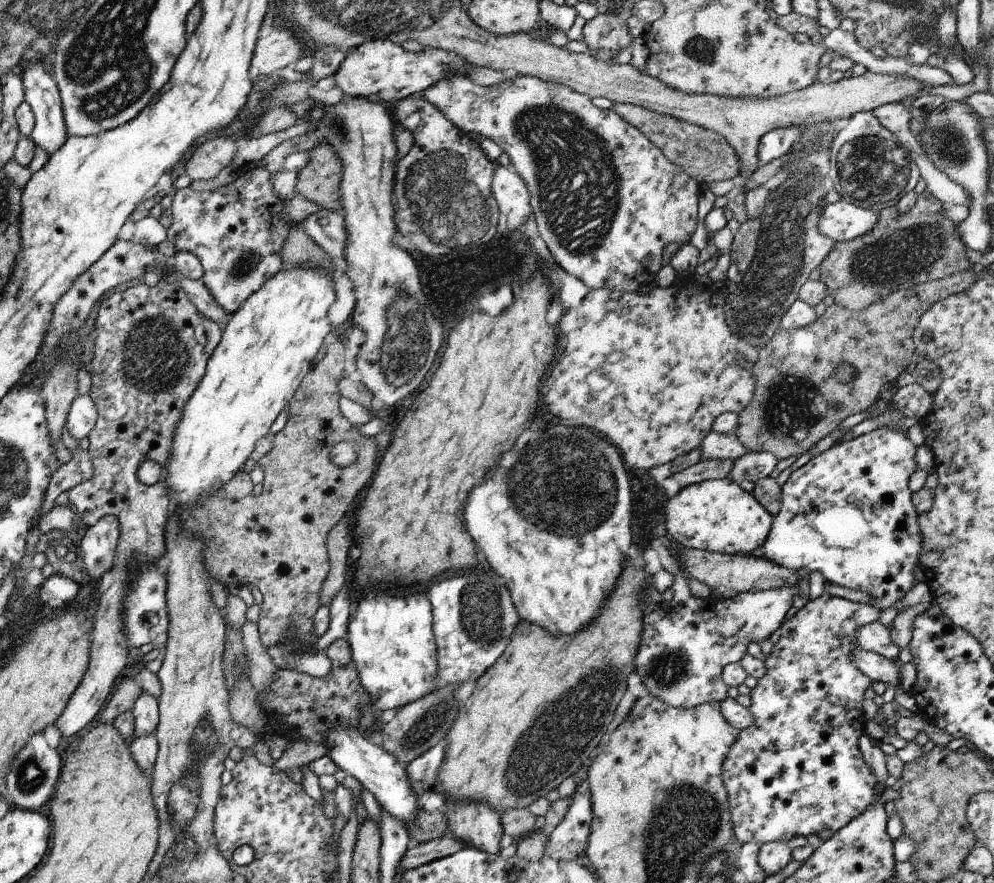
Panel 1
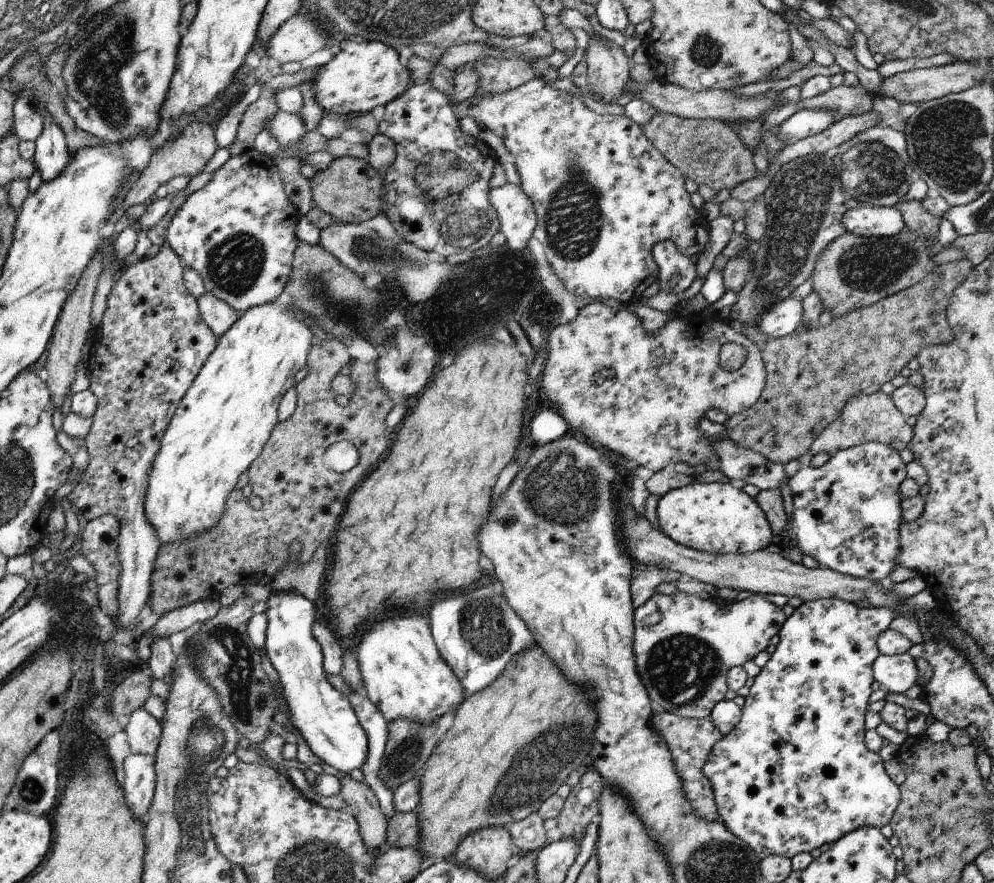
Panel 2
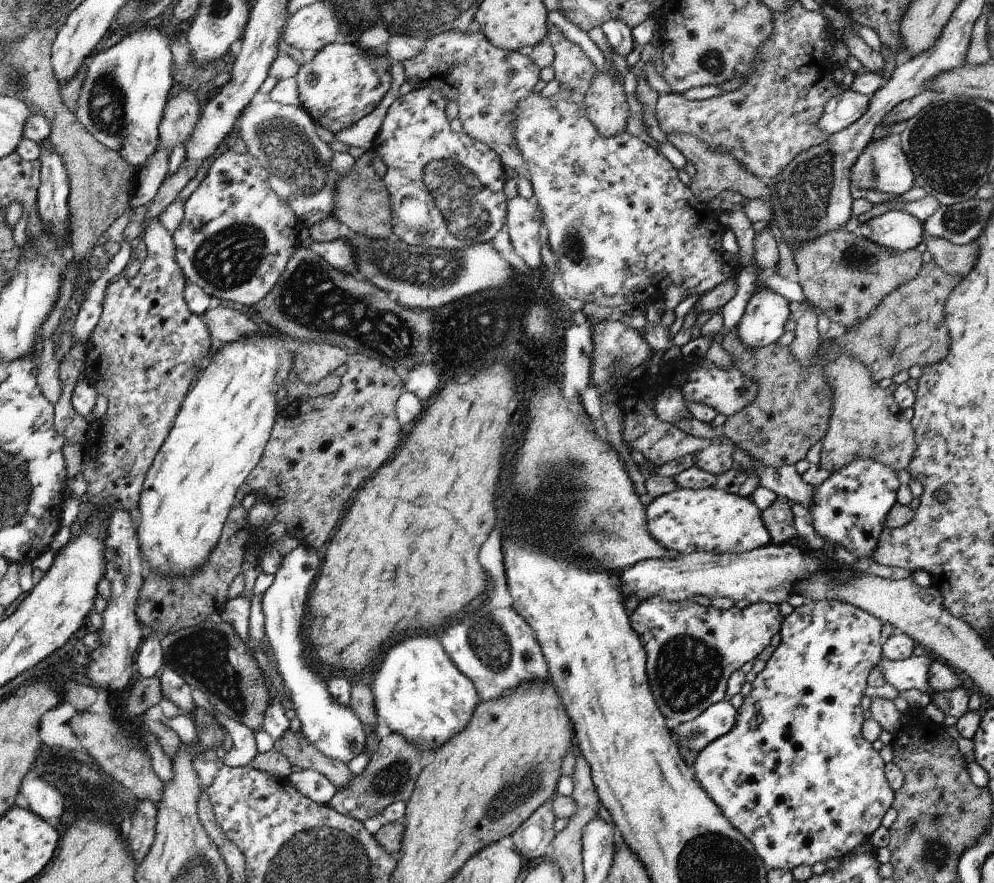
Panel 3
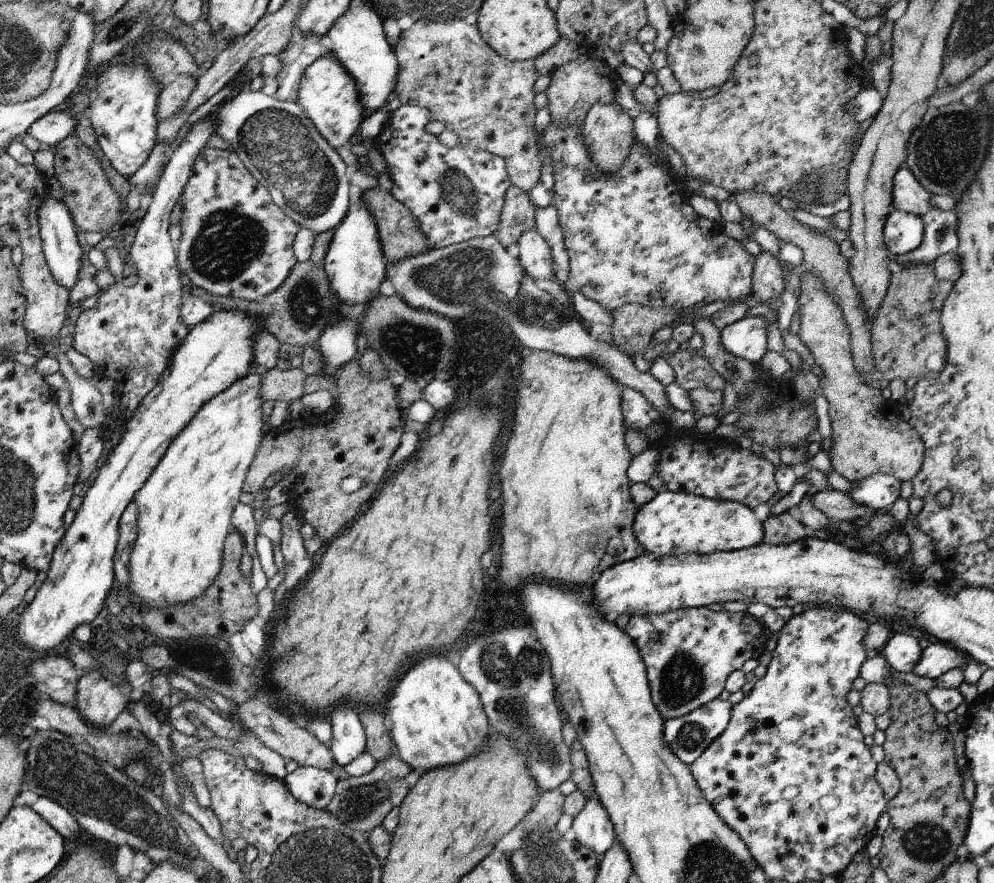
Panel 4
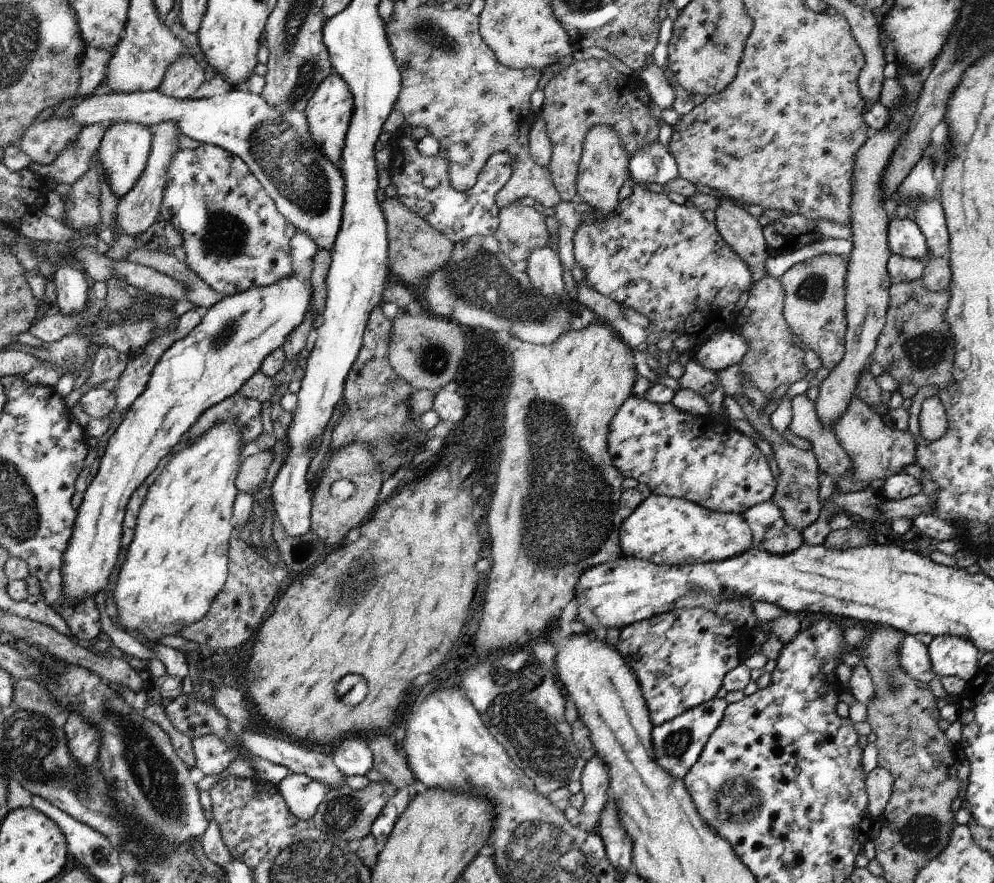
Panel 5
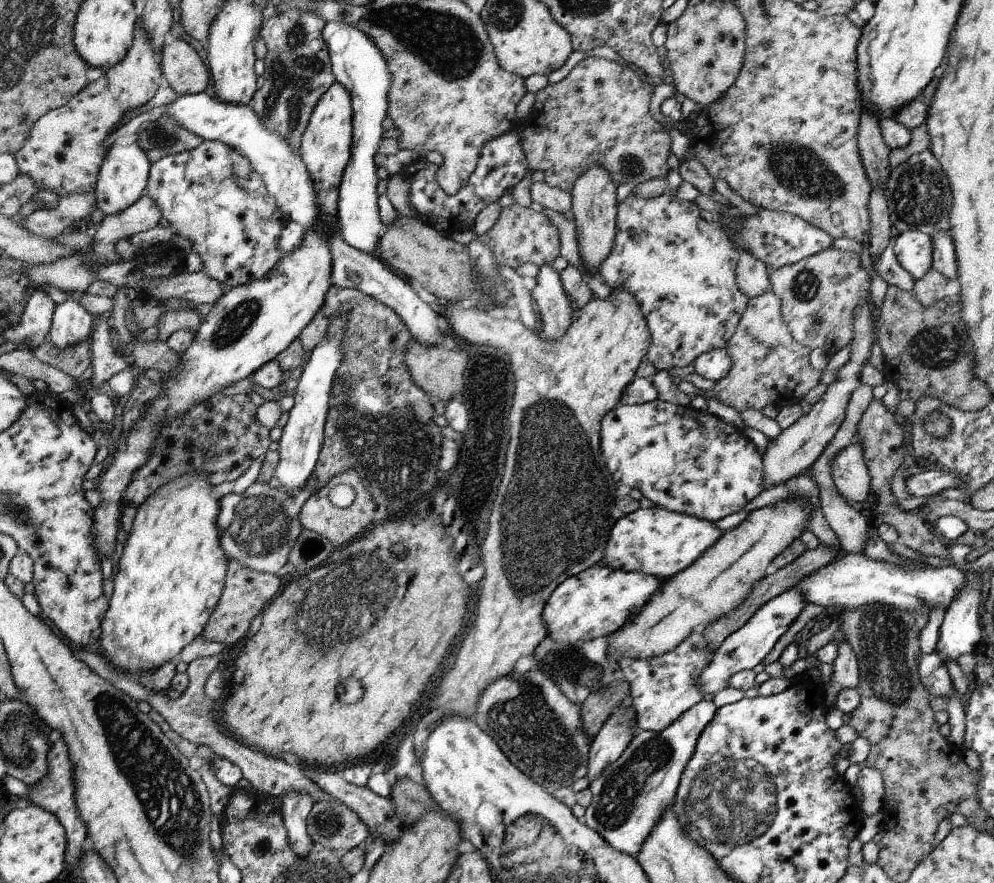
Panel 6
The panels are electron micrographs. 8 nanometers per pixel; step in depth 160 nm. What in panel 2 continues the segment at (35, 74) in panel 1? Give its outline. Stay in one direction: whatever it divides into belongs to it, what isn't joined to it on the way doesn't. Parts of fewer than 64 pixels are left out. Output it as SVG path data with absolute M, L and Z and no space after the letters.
M43 105L37 106L43 116L43 131L35 140L36 152L32 161L36 171L40 172L41 181L49 183L65 171L72 156L62 129L52 120Z

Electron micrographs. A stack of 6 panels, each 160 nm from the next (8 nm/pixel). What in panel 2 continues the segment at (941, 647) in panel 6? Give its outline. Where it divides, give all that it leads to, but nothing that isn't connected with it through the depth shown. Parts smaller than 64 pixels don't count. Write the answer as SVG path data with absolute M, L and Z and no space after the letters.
M909 653L880 655L873 664L873 677L880 688L890 693L903 694L918 682L915 658Z

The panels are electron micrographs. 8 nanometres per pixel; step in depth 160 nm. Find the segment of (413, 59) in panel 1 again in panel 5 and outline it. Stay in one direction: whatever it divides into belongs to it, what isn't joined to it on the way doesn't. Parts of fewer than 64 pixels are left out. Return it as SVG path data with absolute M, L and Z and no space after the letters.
M330 73L318 86L317 92L309 100L305 114L308 118L309 130L316 144L336 166L340 167L341 156L344 153L345 141L348 139L348 130L352 124L354 113L353 93L349 90L349 83L338 73Z

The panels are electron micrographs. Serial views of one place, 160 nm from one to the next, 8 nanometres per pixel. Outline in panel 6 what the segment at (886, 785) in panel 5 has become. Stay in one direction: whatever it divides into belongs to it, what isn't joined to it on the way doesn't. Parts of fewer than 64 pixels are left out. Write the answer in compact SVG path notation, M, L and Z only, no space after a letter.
M866 764L861 766L858 774L858 786L862 789L864 800L861 802L863 814L870 816L881 811L883 796L885 795L885 784L883 776L875 768Z

